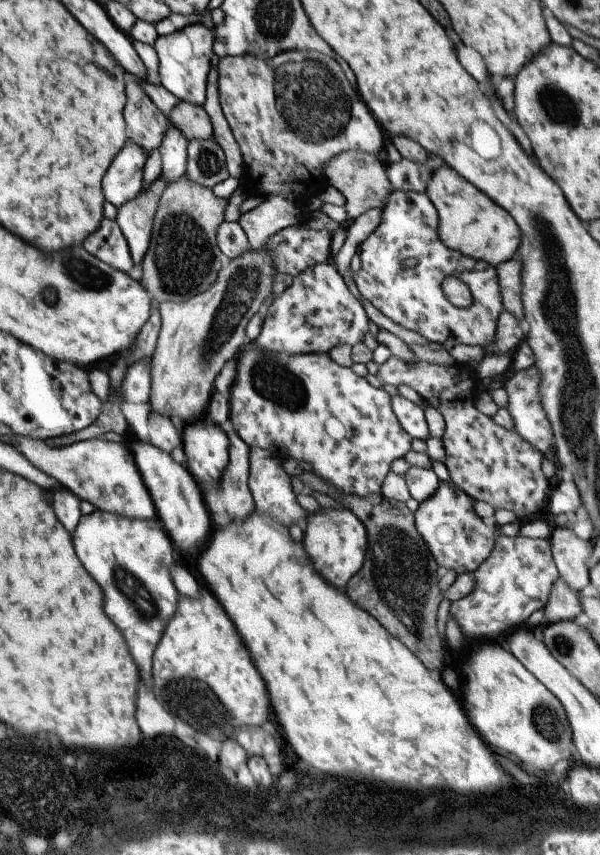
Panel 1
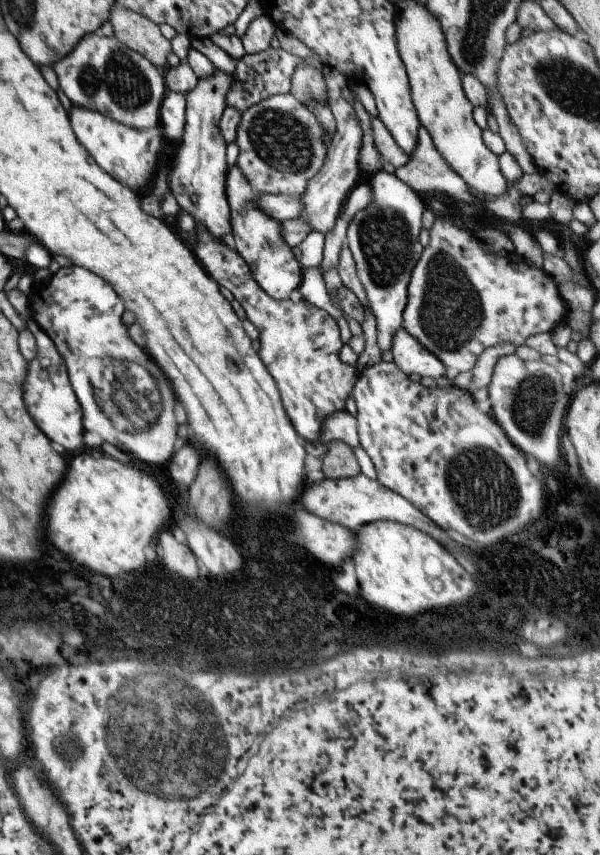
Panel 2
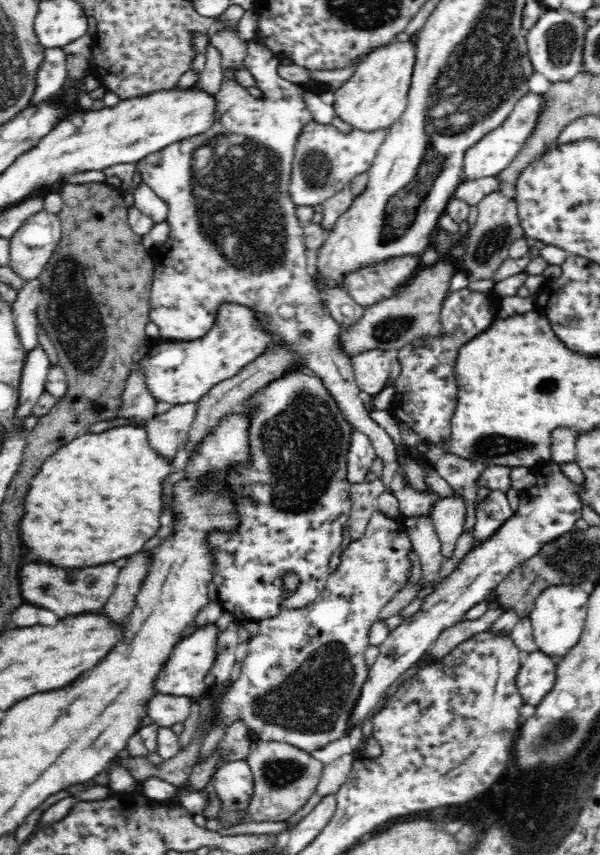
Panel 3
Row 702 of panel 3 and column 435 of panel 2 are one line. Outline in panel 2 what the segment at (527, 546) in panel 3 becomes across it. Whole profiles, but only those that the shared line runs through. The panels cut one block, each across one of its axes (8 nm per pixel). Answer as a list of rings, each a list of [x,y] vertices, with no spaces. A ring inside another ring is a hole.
[[[402,326],[393,332],[389,350],[392,361],[408,376],[418,374],[420,378],[437,378],[444,374],[441,361],[428,351],[414,336]]]

